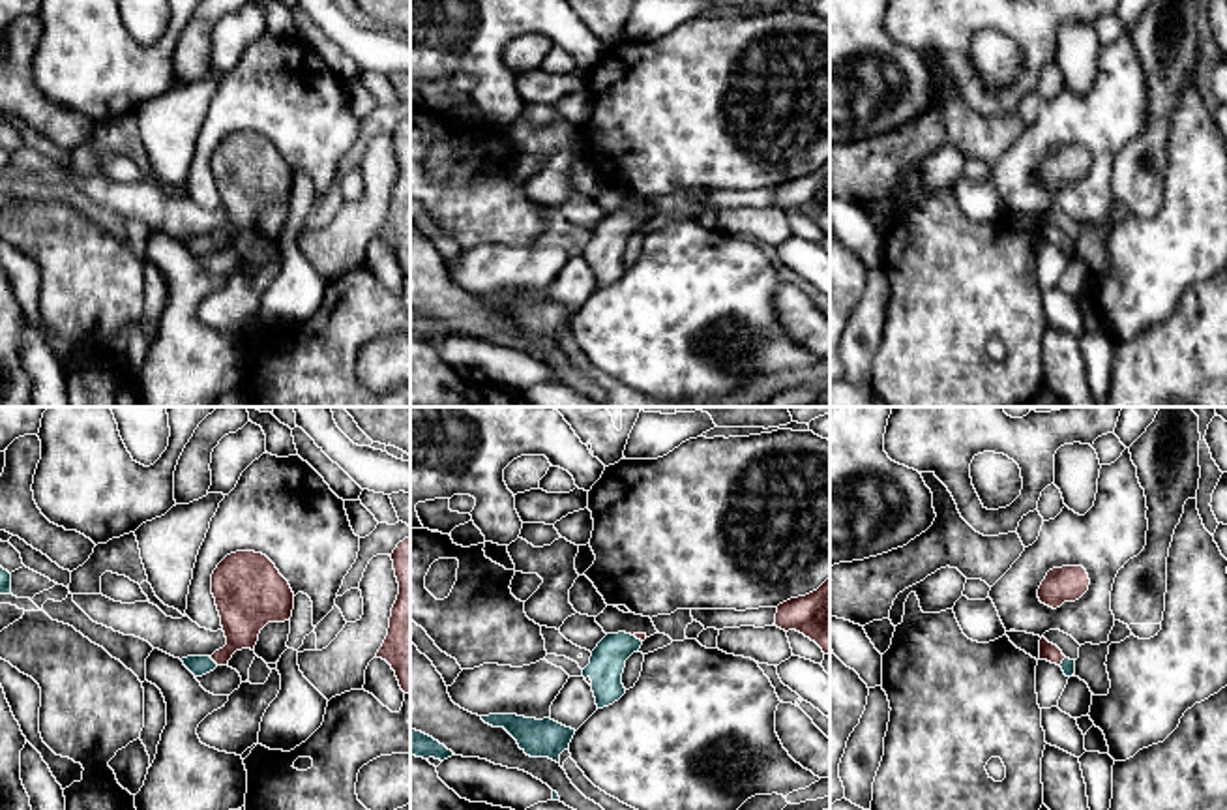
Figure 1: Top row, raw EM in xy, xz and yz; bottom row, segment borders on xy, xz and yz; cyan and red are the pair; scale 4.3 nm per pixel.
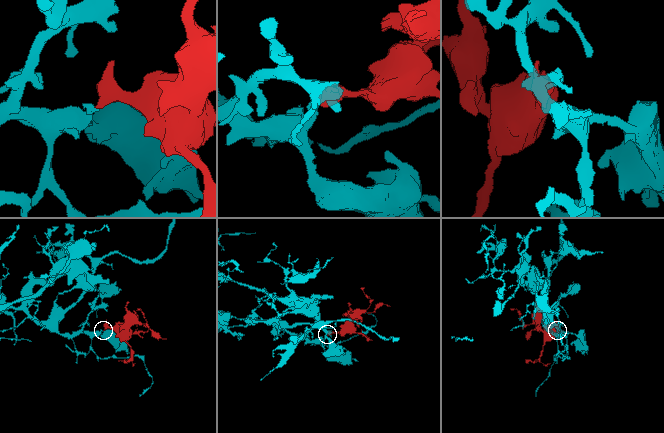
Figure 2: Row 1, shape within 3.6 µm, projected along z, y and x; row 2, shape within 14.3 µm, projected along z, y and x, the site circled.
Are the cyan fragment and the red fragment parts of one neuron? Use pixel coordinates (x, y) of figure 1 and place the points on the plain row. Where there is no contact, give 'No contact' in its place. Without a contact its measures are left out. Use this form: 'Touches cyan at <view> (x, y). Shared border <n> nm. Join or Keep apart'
Touches cyan at xy (212, 240). Shared border 60 nm. Join

